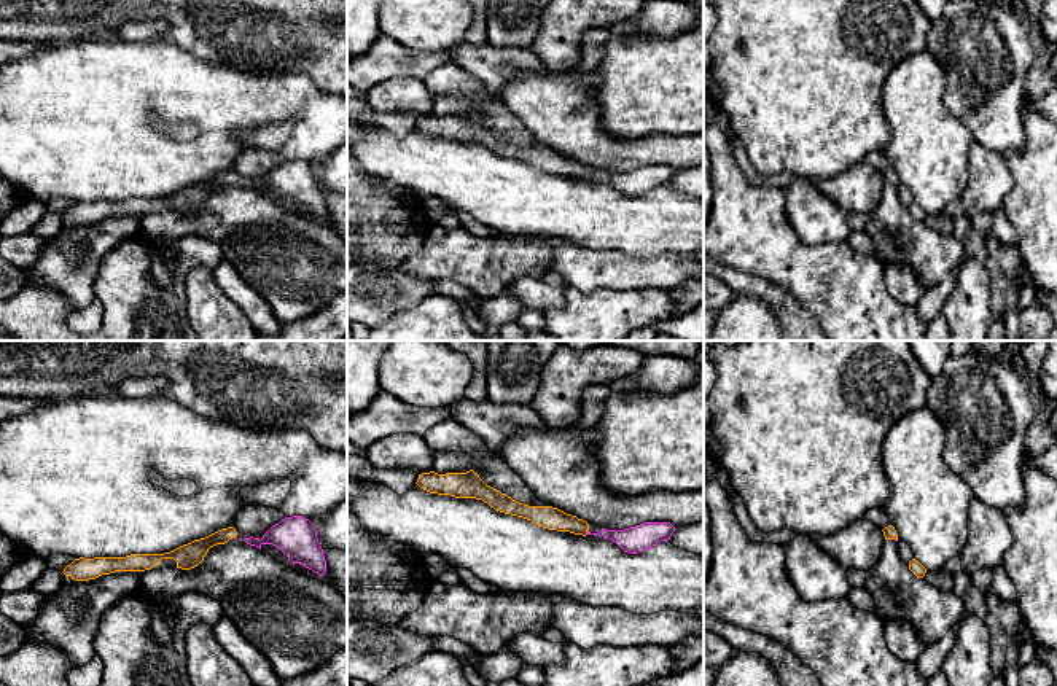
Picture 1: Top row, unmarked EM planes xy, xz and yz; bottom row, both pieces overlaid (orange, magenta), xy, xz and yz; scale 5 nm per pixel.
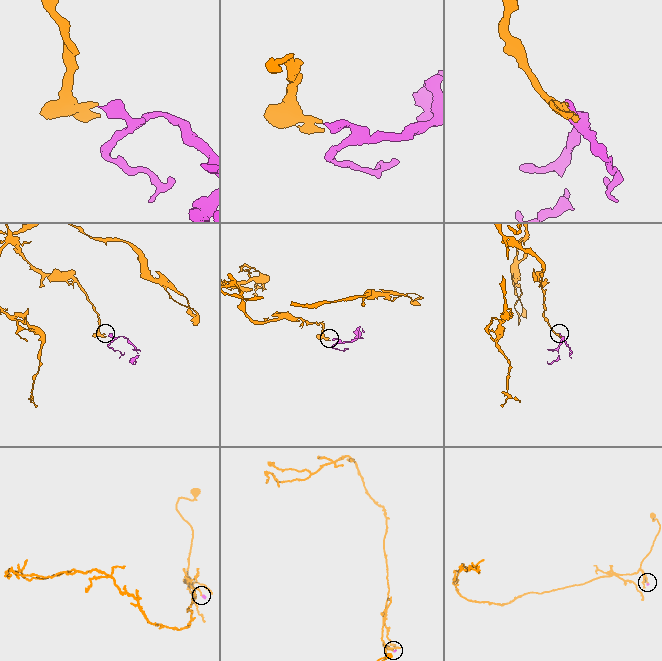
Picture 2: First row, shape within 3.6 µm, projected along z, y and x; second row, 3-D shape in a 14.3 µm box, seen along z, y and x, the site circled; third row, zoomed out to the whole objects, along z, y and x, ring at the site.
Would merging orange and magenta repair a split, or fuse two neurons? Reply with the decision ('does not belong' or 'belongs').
belongs

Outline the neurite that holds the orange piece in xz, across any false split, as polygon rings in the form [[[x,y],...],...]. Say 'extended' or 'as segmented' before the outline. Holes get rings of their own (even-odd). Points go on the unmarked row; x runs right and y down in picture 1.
extended; [[[473,113],[446,118],[438,118],[435,115],[422,116],[415,127],[430,137],[482,143],[495,154],[527,162],[548,173],[570,175],[583,180],[599,178],[611,183],[629,197],[638,197],[661,185],[667,185],[675,175],[675,170],[670,166],[643,166],[618,175],[602,172],[599,177],[591,177],[586,164],[552,150],[528,150],[519,146],[506,137],[487,129]]]

